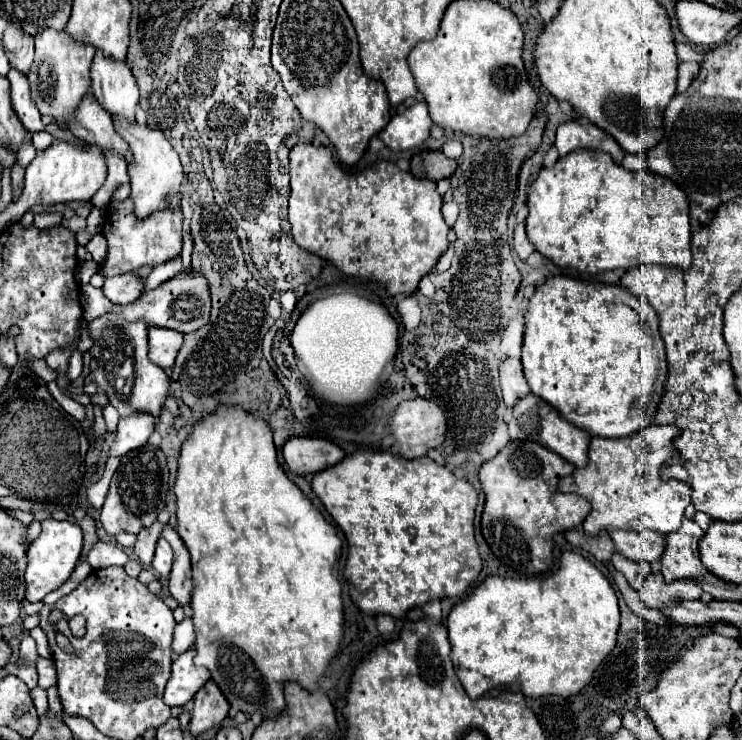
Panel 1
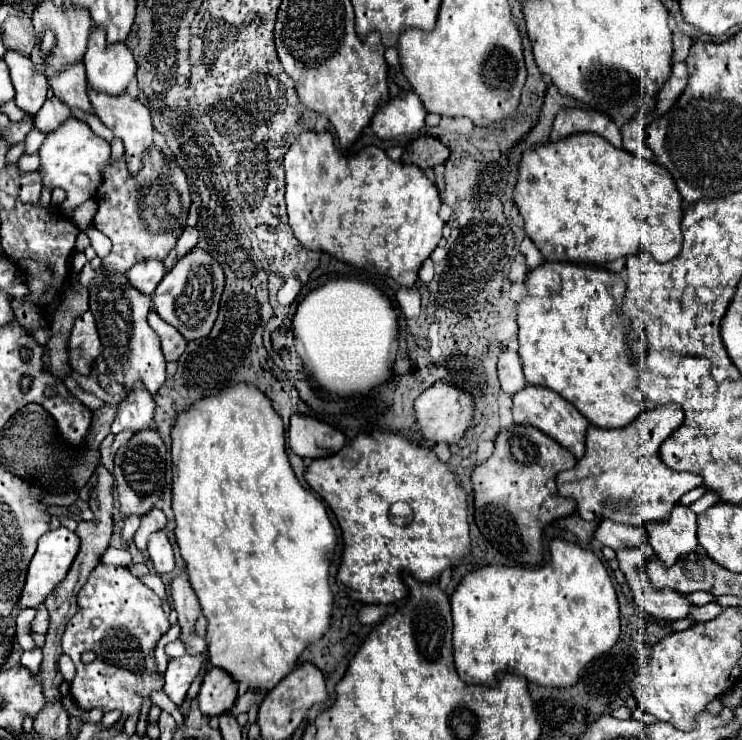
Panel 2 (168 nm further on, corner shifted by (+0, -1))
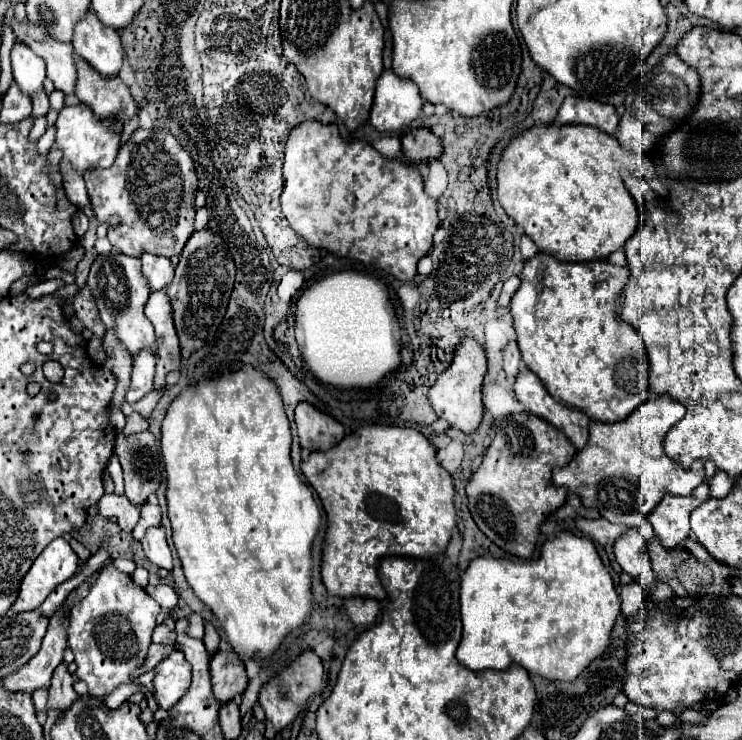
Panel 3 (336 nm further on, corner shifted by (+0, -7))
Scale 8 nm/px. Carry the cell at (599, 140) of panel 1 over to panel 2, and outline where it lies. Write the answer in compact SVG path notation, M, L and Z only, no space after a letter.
M564 108L554 118L554 130L560 136L570 136L576 132L594 132L598 136L604 136L616 148L622 148L622 136L620 136L620 130L614 124L614 120L610 120L606 114L600 114L594 110Z

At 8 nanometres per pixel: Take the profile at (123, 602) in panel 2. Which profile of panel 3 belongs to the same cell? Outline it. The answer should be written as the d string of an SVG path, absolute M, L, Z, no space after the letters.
M114 566L102 568L90 594L70 610L68 646L74 652L76 676L88 684L88 696L102 702L120 684L134 682L132 674L144 666L160 604L128 574Z

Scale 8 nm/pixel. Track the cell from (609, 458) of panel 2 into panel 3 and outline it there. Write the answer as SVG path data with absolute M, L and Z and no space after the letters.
M656 396L640 404L630 418L618 424L590 424L588 444L576 452L574 460L560 470L554 470L552 482L580 496L586 508L596 508L606 520L620 522L630 528L640 526L664 496L690 496L704 482L704 464L694 462L694 468L684 470L678 462L664 454L662 442L668 430L684 418L686 408L674 398Z

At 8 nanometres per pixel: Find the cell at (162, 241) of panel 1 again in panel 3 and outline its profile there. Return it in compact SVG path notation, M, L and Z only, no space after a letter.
M160 128L154 130L136 130L130 140L120 148L114 164L110 168L98 168L94 172L86 172L84 176L88 196L92 200L94 214L100 224L110 222L110 218L118 218L118 224L108 224L108 240L126 256L140 258L144 252L154 256L172 258L182 252L186 240L192 236L194 224L194 196L198 188L196 170L188 152L178 144L178 140Z

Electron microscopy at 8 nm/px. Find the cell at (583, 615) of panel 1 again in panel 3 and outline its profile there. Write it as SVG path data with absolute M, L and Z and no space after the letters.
M562 532L558 534L554 540L546 540L542 550L540 550L540 558L538 560L523 560L510 558L474 558L470 562L470 566L466 568L466 572L460 578L460 618L462 618L462 640L460 646L456 650L456 658L458 662L462 662L464 668L468 670L508 670L512 664L518 664L522 668L526 668L530 674L538 674L546 680L560 680L560 682L574 682L576 676L598 656L604 654L604 650L610 644L610 634L614 628L614 622L620 614L620 600L614 588L614 582L608 574L608 570L604 568L594 544L590 538L580 538L574 536L570 532Z

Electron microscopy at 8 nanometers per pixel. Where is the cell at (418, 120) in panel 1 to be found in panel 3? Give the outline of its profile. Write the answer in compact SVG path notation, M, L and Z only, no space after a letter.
M384 70L374 94L374 106L370 122L378 132L396 132L414 122L422 112L422 96L410 80L394 76L392 70Z

